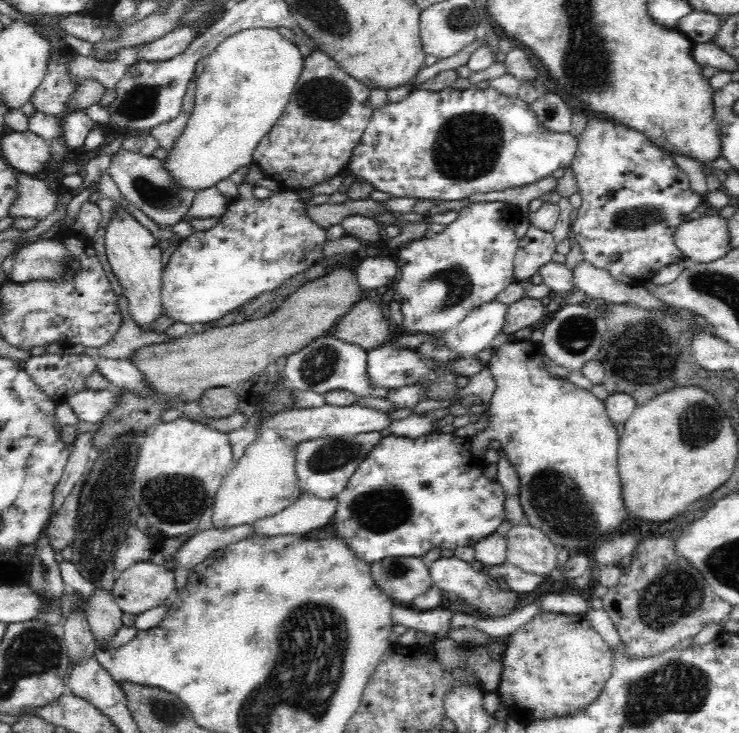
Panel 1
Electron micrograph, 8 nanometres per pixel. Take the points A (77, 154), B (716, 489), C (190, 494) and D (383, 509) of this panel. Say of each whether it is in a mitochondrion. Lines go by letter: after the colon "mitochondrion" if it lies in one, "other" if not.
A: other
B: other
C: mitochondrion
D: mitochondrion

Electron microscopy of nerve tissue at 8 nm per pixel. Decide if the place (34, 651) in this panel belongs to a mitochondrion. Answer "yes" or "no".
yes

